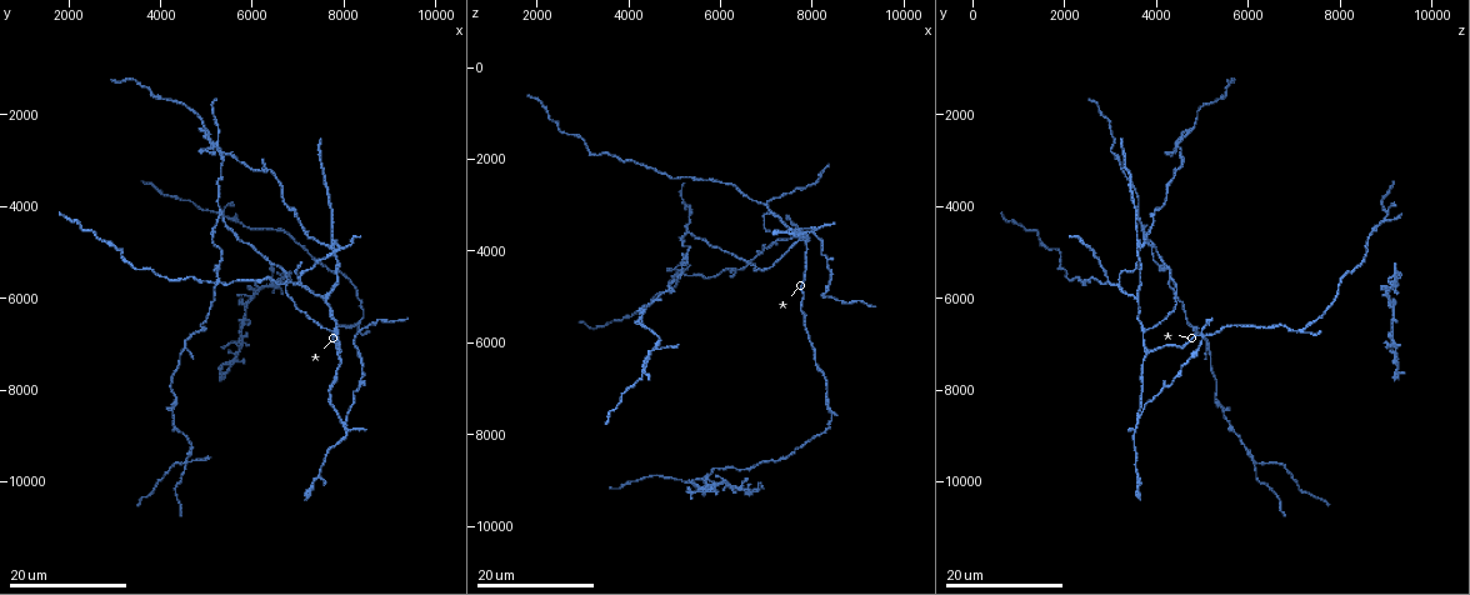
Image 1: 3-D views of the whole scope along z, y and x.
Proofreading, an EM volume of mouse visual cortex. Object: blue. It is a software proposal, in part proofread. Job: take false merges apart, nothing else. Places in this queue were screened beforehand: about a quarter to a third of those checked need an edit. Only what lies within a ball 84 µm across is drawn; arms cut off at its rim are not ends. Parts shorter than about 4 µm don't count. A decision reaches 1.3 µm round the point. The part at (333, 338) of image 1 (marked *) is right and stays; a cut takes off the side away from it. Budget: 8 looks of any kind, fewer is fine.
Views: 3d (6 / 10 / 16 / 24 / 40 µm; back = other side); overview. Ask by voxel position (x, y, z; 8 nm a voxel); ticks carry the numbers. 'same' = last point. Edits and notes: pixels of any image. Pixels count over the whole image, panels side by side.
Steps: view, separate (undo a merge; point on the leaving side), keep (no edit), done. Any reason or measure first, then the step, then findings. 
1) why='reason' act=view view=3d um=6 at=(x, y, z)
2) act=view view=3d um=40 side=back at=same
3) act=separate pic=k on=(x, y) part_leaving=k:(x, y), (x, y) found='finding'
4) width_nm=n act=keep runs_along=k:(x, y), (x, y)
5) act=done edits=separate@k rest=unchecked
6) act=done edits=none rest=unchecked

why='small branch off a trunk' act=view view=3d um=16 at=(7100, 5650, 3150)

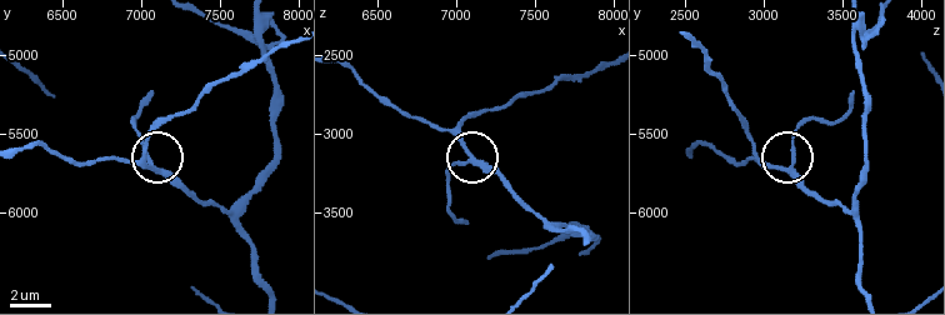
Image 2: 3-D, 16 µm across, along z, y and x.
act=view view=3d um=10 at=(7080, 5700, 3180)

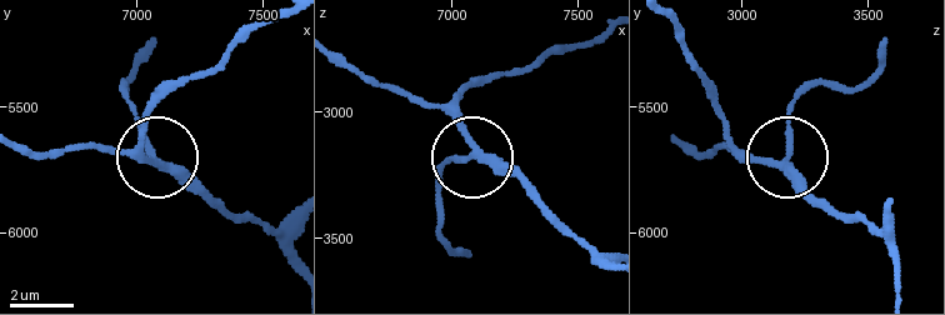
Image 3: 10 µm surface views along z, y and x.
side_arm_um=7 act=keep runs_along=3:(895, 269), (886, 245), (830, 213), (793, 164), (795, 94) found='one neuron here'

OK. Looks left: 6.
why='looks like a crossing' act=view view=3d um=16 at=(7750, 6700, 3700)

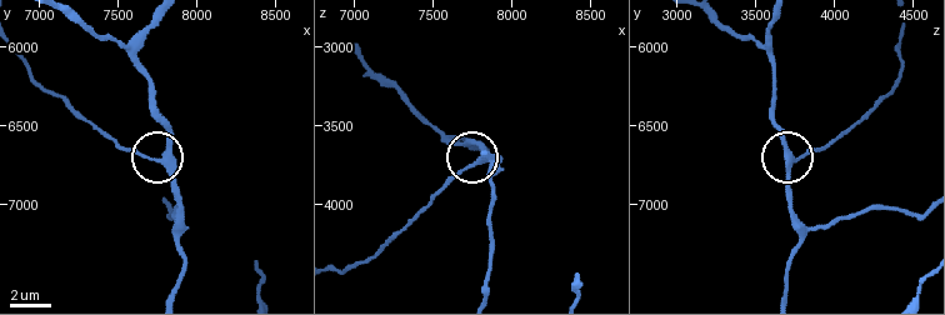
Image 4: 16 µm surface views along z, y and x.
why='zoom in' act=view view=3d um=6 at=(7780, 6700, 3740)

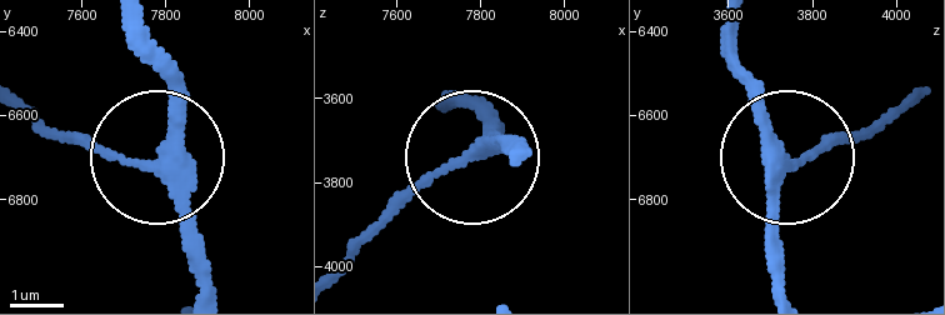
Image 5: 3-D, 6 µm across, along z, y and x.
act=keep runs_along=5:(785, 286), (771, 219), (781, 139), (731, 49) found='one neuron here'

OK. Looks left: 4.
why='three arms meet' act=view view=3d um=16 at=(8050, 8700, 3650)

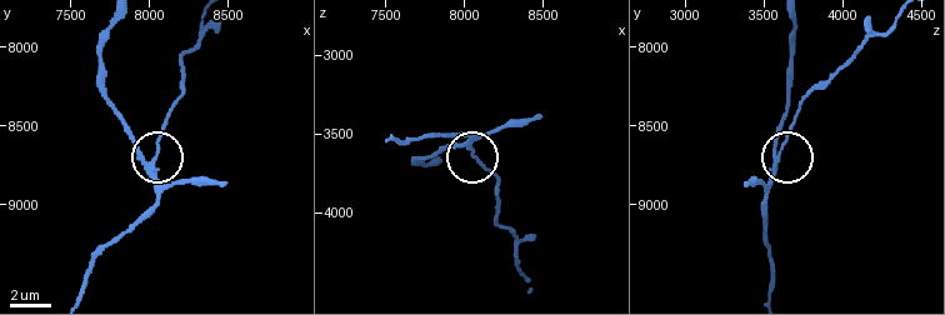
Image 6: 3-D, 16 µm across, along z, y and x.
why='zoom in' act=view view=3d um=6 at=(8020, 8700, 3580)

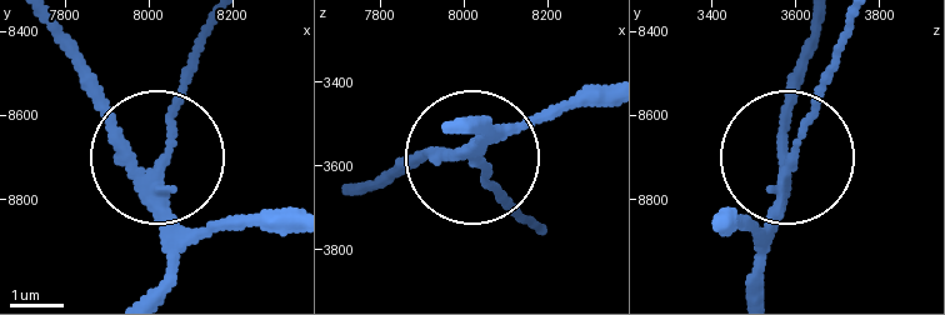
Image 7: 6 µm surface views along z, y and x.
side_arm_um=17 arms=3 act=keep found='one neuron here'

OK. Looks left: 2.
why='branch point' act=view view=3d um=24 at=(7500, 6050, 3600)

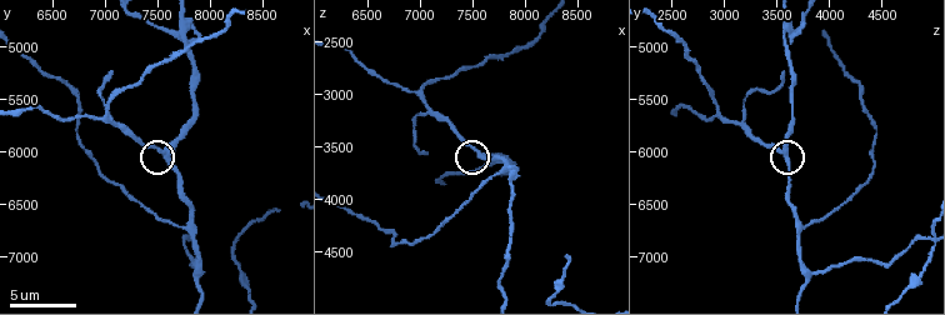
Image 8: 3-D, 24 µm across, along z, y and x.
act=view view=3d um=6 at=(7520, 6020, 3520)

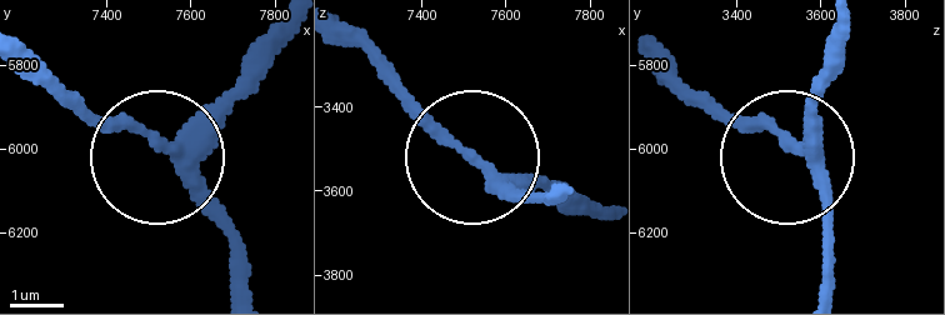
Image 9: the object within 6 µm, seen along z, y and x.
arms=3 act=keep runs_along=9:(824, 290), (824, 195), (810, 169), (770, 133), (680, 93) found='all the same neuron'

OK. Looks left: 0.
act=done edits=none rest=unchecked

